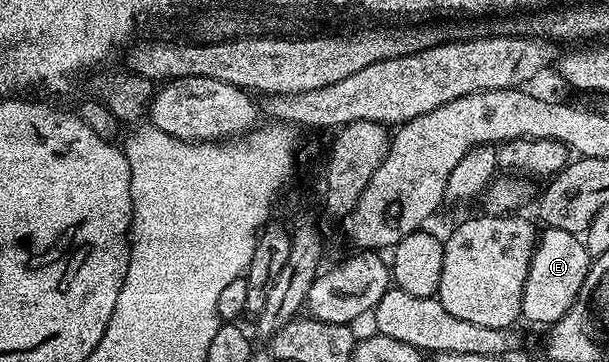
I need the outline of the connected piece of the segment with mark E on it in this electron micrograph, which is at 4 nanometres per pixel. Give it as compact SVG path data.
M544 228L535 242L535 254L529 263L529 275L525 279L521 299L521 317L525 322L550 327L573 307L573 299L585 283L585 275L591 269L592 258L587 254L586 244L576 234Z

